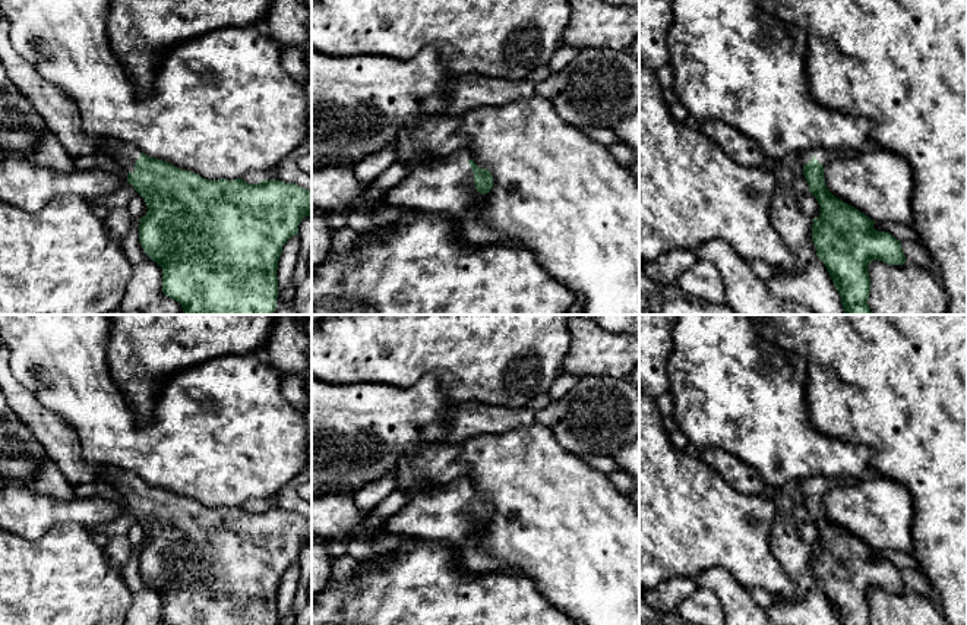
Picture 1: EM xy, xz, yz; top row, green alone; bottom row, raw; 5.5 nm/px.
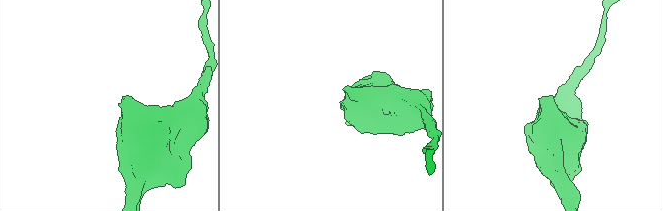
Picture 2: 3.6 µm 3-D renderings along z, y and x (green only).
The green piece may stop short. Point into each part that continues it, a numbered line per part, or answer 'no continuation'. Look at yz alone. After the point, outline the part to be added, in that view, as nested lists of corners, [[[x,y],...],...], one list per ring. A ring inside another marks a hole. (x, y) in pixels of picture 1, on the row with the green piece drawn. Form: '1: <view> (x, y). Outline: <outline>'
1: yz (824, 155). Outline: [[[813,148],[805,152],[800,152],[800,162],[802,165],[806,165],[813,157],[822,164],[822,167],[827,167],[828,162],[834,161],[840,157],[847,157],[853,152],[837,148],[837,149],[825,149],[825,148]]]

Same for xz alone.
1: xz (442, 186). Outline: [[[470,148],[418,165],[401,183],[383,192],[388,203],[430,214],[458,214],[467,198],[477,192],[468,161]]]

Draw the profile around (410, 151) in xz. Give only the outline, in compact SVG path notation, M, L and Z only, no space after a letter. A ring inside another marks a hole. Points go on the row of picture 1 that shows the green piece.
M423 114L411 133L396 141L396 162L414 167L423 157L446 157L459 148L470 146L470 138L458 133L461 117Z

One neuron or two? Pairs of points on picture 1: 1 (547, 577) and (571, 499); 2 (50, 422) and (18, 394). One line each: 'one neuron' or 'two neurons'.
1: one neuron
2: one neuron

